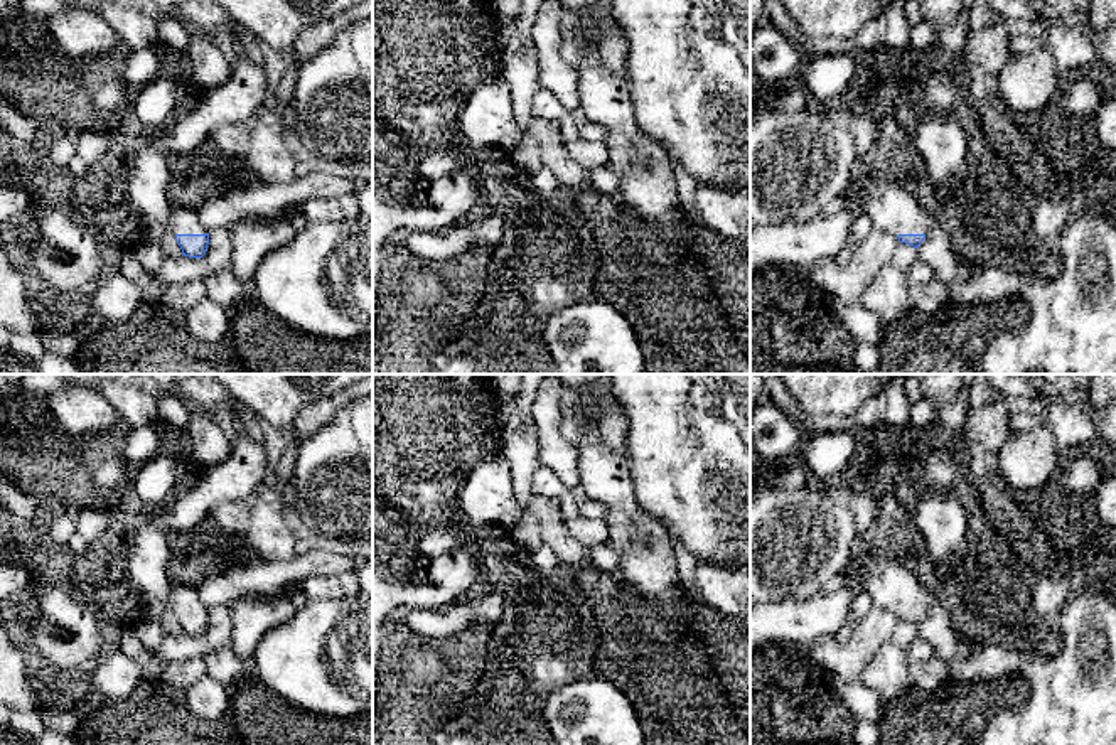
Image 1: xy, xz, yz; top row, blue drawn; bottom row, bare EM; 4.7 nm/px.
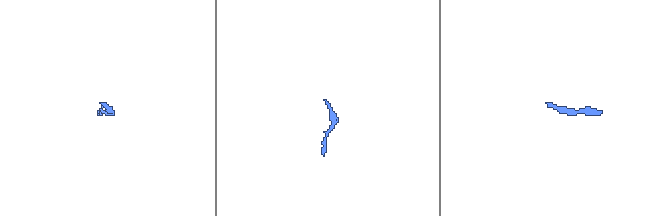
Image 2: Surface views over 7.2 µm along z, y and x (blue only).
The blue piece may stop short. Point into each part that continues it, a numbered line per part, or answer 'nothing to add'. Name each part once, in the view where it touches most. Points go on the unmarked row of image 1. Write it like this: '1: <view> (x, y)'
1: xy (181, 597)

